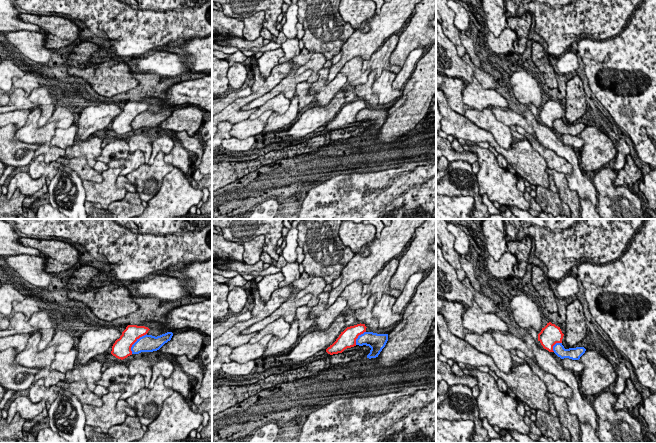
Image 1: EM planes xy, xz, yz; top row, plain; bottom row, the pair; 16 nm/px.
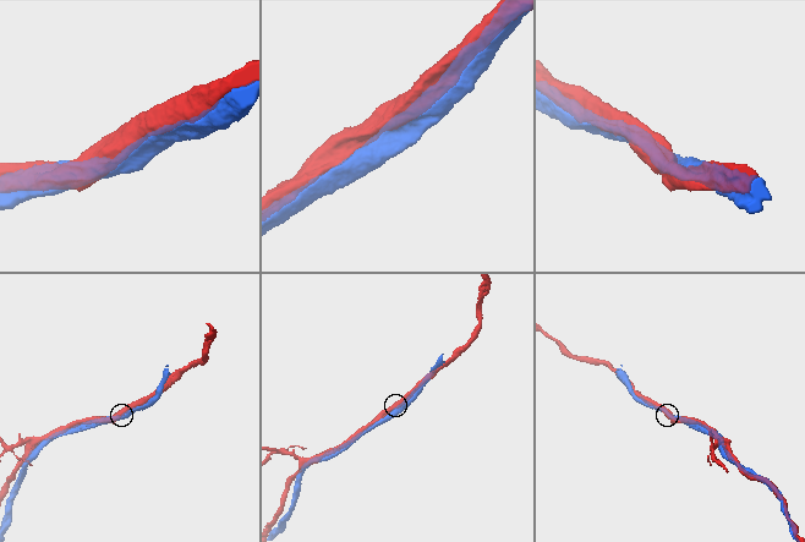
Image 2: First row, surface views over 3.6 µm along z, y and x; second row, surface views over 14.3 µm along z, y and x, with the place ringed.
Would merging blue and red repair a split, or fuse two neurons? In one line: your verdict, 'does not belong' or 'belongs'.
does not belong

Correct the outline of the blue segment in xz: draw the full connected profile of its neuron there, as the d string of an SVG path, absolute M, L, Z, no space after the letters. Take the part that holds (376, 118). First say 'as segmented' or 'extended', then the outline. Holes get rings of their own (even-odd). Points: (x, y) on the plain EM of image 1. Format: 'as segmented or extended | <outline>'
as segmented | M364 108L356 115L356 121L369 122L371 124L367 134L376 134L385 123L388 117L388 110L377 110L373 108Z

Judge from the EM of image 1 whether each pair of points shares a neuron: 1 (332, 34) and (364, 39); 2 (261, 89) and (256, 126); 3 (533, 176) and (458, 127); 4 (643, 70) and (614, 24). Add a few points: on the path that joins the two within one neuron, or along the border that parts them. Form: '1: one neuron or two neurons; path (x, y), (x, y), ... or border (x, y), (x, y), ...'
1: two neurons; border (354, 30), (340, 50)
2: two neurons; border (248, 117), (233, 124)
3: one neuron; path (514, 157), (500, 150), (486, 136), (477, 134)
4: two neurons; border (633, 13), (628, 23), (618, 33), (597, 41)

